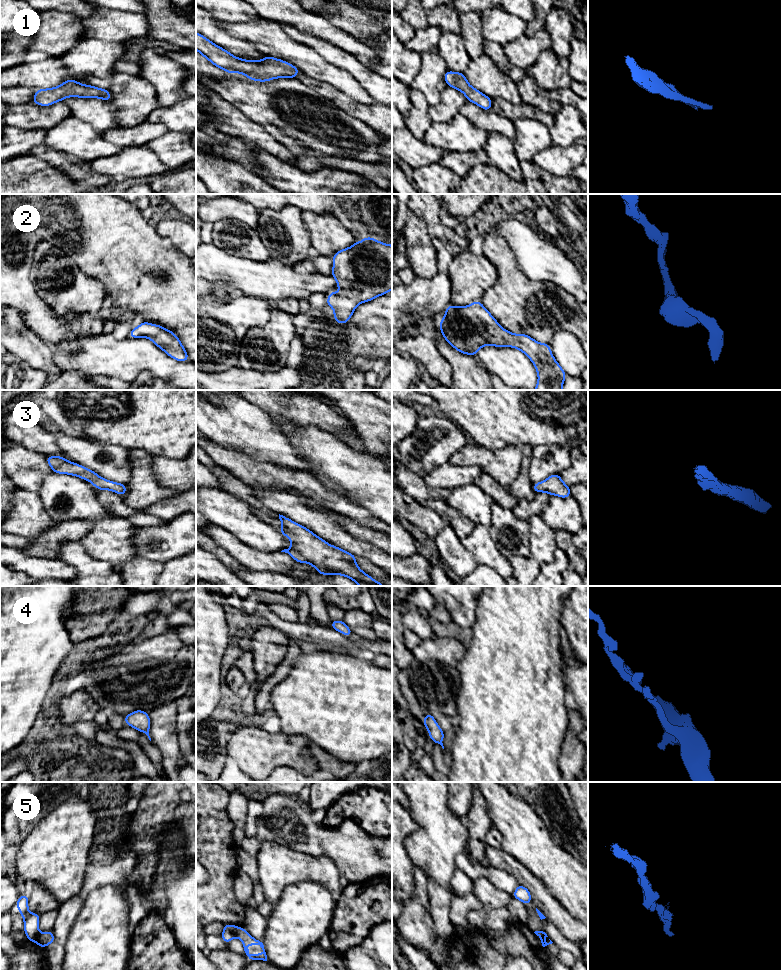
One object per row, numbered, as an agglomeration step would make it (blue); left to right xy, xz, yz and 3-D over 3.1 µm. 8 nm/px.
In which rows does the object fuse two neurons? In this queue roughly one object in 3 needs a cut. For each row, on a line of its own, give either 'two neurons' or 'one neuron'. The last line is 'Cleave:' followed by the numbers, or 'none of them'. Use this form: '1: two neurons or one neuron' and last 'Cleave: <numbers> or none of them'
1: one neuron
2: one neuron
3: one neuron
4: one neuron
5: two neurons
Cleave: 5

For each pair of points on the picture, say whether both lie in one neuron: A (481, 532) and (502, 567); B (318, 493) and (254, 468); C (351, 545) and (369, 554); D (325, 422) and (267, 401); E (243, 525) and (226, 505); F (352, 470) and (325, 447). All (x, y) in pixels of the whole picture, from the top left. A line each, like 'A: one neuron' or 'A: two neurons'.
A: one neuron
B: one neuron
C: one neuron
D: one neuron
E: one neuron
F: one neuron

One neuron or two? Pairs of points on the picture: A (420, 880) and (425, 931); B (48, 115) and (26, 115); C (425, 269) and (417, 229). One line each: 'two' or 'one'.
A: one
B: one
C: one

